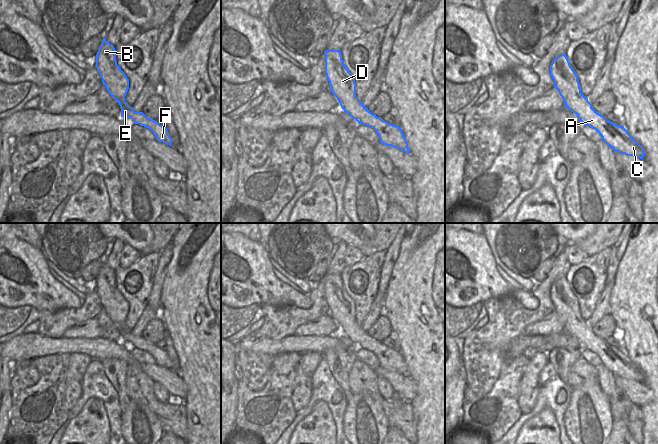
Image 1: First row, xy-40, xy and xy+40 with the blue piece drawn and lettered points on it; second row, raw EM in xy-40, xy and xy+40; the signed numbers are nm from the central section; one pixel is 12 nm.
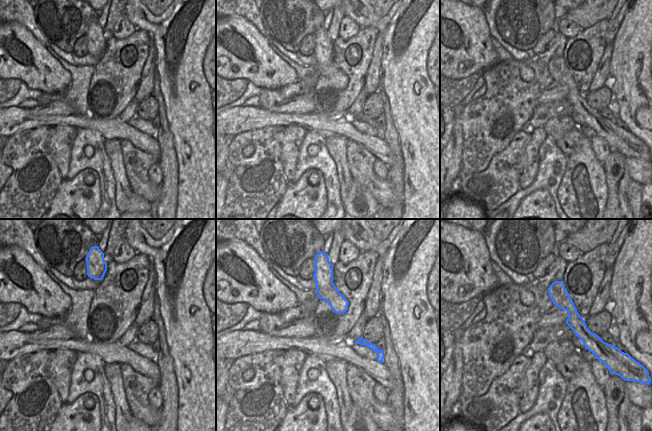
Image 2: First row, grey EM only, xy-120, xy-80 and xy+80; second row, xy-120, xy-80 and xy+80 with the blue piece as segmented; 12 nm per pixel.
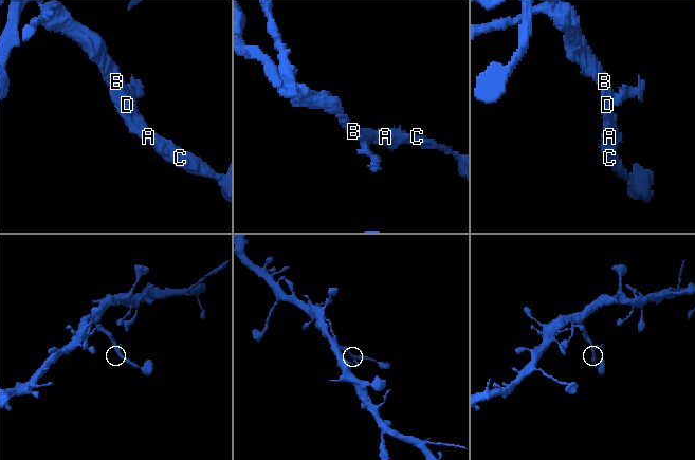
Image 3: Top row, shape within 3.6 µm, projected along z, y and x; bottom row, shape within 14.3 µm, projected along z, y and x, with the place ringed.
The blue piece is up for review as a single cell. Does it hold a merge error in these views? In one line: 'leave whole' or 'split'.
leave whole

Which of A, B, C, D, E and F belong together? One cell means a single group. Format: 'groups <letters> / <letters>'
groups A B C D E F

